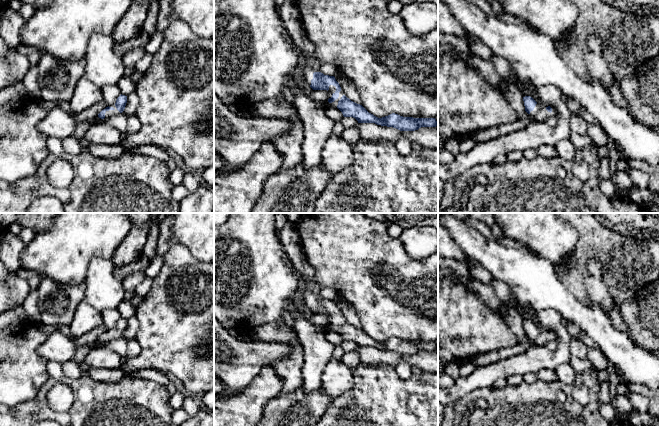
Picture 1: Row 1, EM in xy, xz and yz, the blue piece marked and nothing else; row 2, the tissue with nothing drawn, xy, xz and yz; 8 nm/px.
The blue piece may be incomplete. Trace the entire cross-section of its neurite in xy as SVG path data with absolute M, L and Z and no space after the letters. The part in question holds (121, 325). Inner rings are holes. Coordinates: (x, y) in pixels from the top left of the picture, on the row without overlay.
M120 319L115 328L108 329L105 333L101 334L98 341L101 343L113 341L119 337L122 337L127 327L127 320Z

